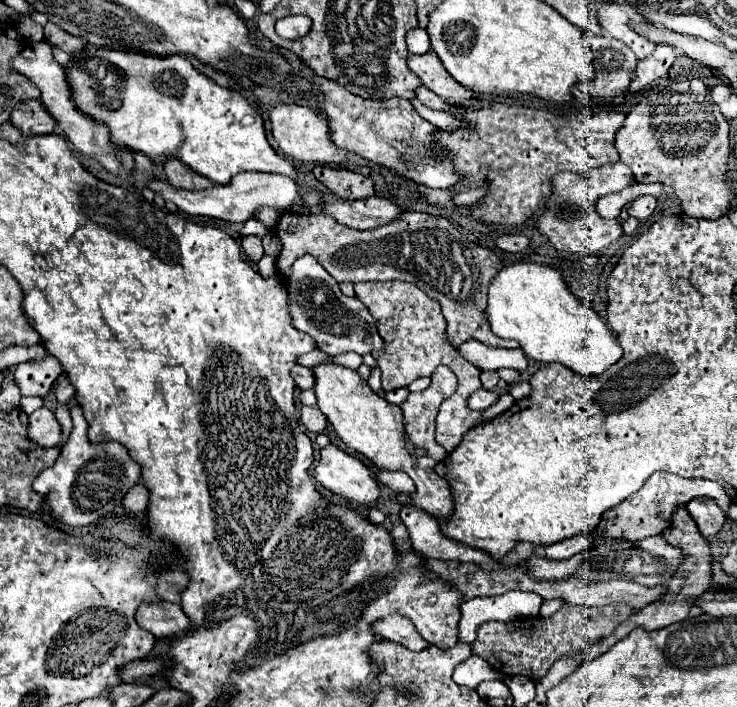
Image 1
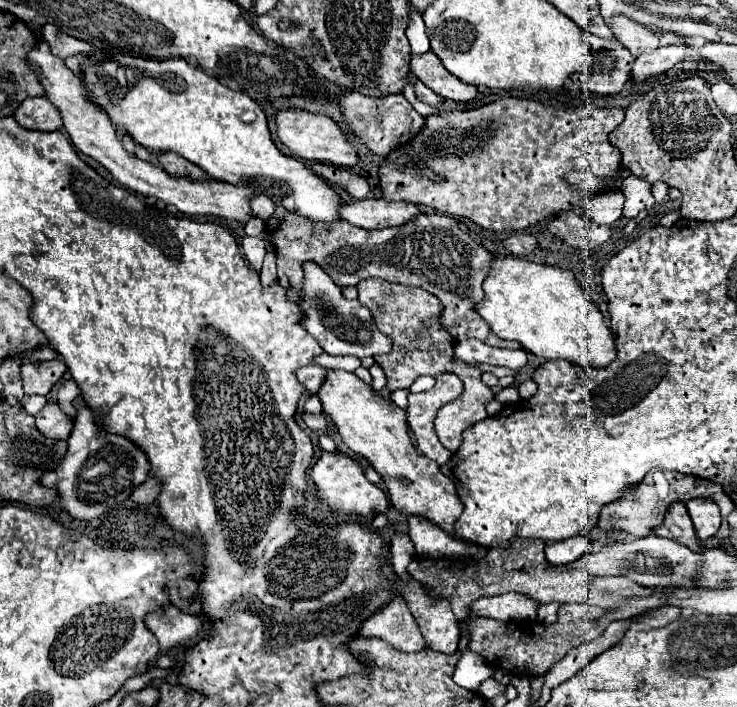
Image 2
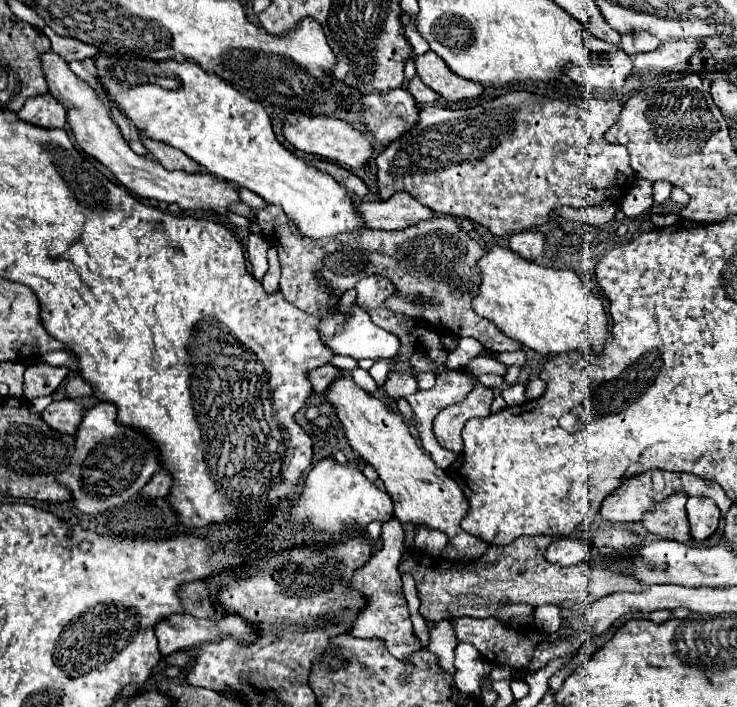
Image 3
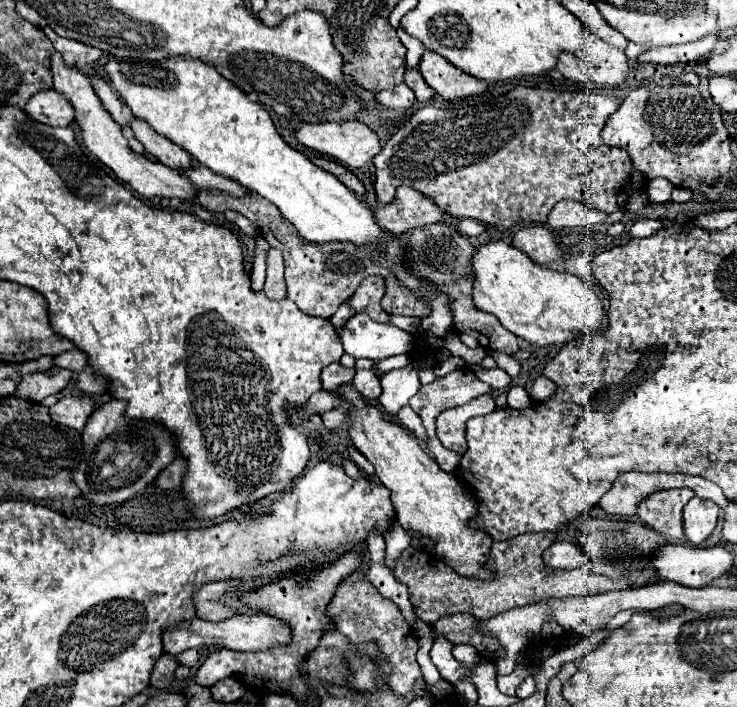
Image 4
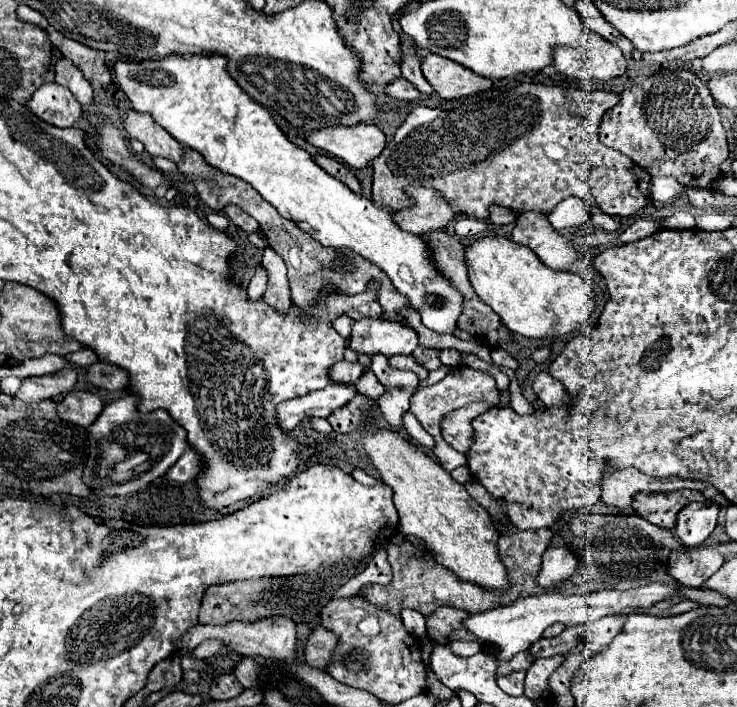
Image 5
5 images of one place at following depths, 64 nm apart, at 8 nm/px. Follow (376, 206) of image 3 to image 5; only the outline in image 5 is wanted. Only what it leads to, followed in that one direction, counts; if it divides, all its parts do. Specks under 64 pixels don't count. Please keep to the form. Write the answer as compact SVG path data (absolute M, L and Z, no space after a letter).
M406 188L406 194L414 200L414 206L396 212L394 218L400 228L414 234L428 234L446 230L446 226L460 216L460 212L446 204L442 192L434 188Z

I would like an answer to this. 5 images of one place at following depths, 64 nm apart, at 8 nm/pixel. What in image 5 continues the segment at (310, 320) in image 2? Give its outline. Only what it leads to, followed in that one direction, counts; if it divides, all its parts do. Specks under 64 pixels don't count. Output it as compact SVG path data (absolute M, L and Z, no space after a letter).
M362 318L352 324L350 348L368 356L380 352L384 356L412 354L420 346L420 336L414 328L398 320Z

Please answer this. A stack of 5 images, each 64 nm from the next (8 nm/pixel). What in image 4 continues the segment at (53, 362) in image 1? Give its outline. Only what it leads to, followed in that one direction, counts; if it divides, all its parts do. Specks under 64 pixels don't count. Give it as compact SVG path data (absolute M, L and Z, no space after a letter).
M52 368L48 372L28 374L22 378L16 394L30 402L42 402L50 394L62 392L72 378L72 372L66 368Z

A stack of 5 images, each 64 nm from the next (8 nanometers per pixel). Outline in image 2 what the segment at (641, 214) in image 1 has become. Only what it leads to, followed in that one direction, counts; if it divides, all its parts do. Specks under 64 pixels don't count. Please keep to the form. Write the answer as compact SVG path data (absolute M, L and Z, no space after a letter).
M631 174L622 184L621 191L626 196L622 215L636 218L642 210L649 211L654 205L651 184Z

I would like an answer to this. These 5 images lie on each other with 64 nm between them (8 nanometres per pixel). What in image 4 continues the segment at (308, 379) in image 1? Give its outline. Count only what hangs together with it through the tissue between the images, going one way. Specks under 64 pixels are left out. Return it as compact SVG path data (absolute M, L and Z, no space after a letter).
M334 362L322 370L322 388L332 392L340 388L340 384L350 384L354 380L356 368L346 368L340 362Z

